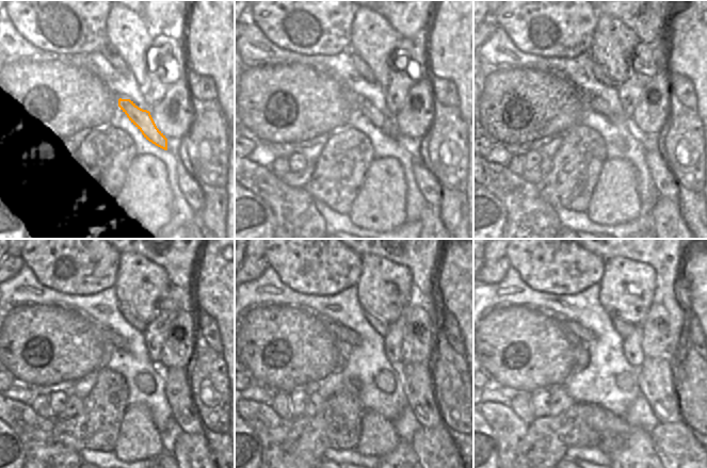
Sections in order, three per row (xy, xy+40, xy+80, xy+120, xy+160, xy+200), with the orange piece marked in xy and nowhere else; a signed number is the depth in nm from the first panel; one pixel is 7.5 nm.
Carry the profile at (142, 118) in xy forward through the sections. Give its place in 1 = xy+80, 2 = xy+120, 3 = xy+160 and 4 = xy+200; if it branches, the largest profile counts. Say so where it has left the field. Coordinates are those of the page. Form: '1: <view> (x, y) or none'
1: xy+80 (589, 101)
2: xy+120 (107, 335)
3: xy+160 (343, 334)
4: xy+200 (584, 335)

